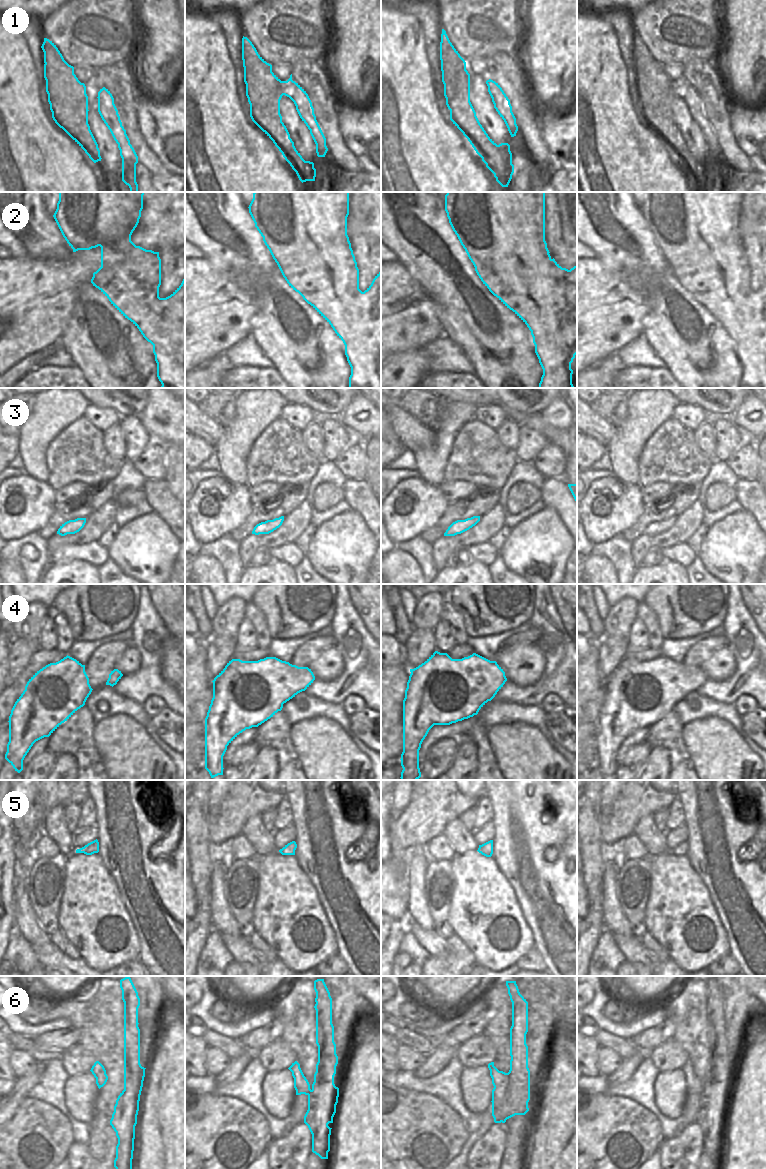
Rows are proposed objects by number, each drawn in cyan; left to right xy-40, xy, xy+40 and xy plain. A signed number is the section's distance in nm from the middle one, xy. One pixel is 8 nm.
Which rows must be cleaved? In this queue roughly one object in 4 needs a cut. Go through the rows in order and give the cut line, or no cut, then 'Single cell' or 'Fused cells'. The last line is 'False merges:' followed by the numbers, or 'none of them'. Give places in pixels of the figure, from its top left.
1: No split. Single cell
2: No split. Single cell
3: No split. Single cell
4: No split. Single cell
5: No split. Single cell
6: Split along xy+40 (508, 1072), (508, 1091), (504, 1102), (496, 1110), (495, 1122). Fused cells
False merges: 6.

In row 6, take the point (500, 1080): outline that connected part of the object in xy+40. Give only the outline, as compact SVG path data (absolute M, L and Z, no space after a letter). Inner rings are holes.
M494 1062L488 1064L490 1070L490 1076L492 1078L492 1084L494 1086L492 1090L492 1116L496 1123L496 1110L504 1104L504 1098L508 1092L508 1086L510 1084L510 1074L503 1071L499 1071Z

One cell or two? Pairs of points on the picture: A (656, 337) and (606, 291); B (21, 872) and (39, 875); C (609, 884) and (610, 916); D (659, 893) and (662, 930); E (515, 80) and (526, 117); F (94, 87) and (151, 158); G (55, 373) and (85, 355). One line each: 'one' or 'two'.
A: two
B: two
C: one
D: one
E: one
F: two
G: two

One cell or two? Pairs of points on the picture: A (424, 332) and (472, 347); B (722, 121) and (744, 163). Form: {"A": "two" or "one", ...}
{"A": "two", "B": "one"}

